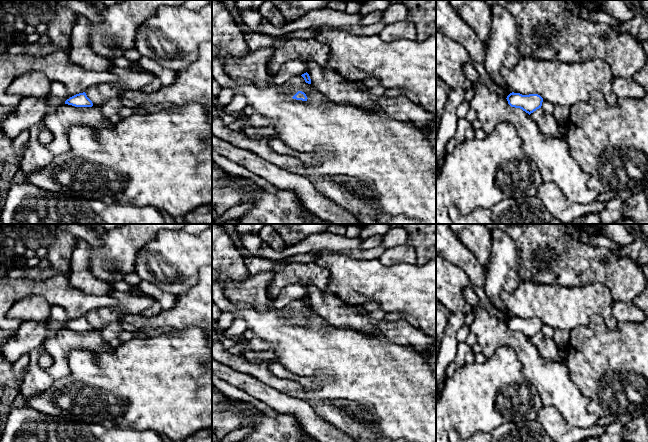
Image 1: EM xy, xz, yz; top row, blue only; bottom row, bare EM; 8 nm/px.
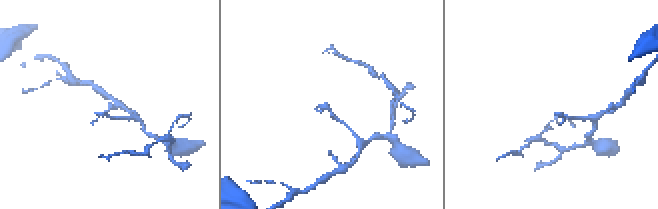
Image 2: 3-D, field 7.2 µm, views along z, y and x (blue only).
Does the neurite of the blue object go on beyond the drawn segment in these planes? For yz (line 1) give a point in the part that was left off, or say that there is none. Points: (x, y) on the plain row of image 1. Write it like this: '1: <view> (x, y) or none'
1: none

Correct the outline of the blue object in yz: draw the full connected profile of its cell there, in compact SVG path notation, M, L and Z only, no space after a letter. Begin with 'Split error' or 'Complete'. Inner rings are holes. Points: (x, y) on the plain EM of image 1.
Complete. M514 316L510 317L506 323L511 331L520 332L529 339L541 332L543 326L543 322L538 318L522 319Z

